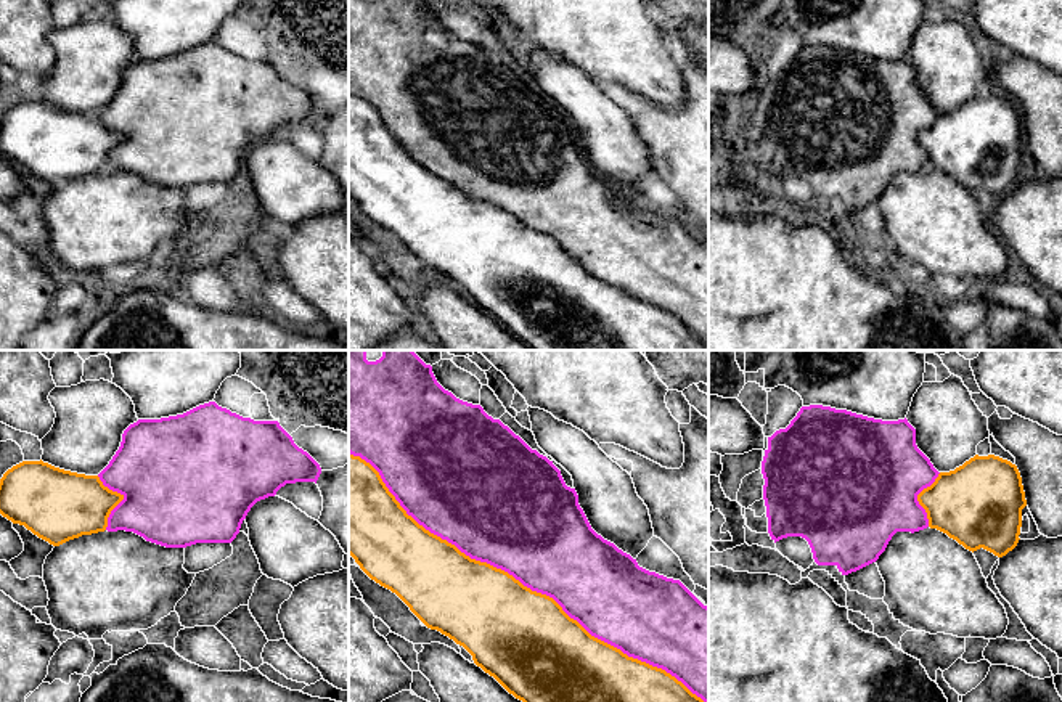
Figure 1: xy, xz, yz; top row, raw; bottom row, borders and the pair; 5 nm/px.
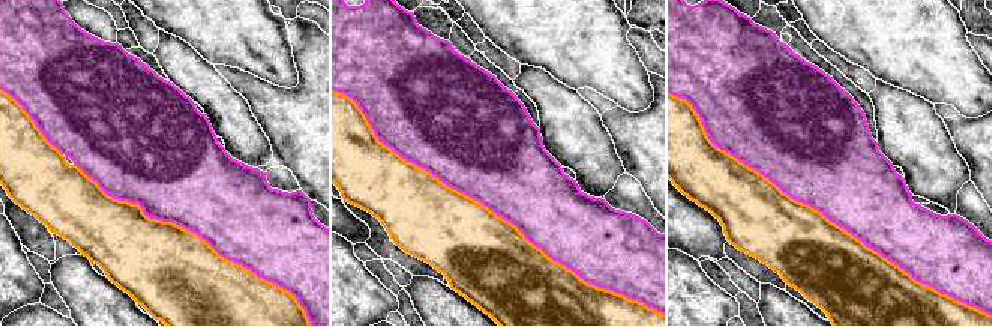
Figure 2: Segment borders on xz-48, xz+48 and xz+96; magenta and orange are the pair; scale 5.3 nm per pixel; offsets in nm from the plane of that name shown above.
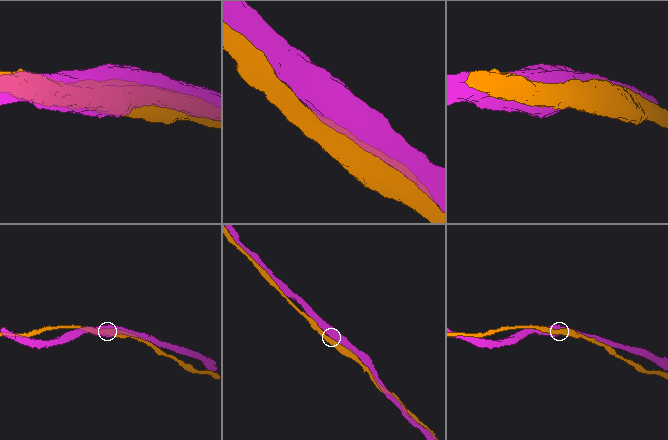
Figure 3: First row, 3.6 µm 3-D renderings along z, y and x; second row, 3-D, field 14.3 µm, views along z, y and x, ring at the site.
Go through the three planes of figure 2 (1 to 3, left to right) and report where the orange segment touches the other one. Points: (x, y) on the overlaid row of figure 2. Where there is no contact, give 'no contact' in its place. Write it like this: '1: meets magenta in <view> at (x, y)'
1: meets magenta in xz-48 at (198, 234)
2: meets magenta in xz+48 at (491, 210)
3: meets magenta in xz+96 at (821, 212)

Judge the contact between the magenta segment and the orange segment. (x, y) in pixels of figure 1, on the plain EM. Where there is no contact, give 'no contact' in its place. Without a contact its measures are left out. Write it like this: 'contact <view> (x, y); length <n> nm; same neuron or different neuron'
contact xz (522, 224); length 2200 nm; different neuron

